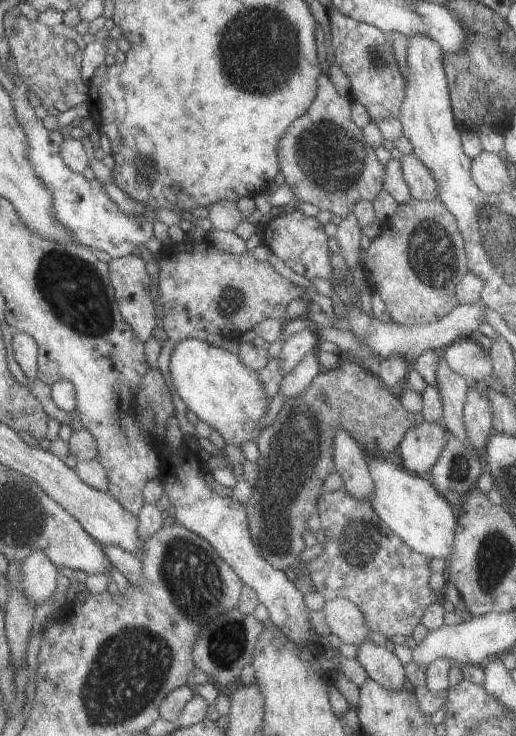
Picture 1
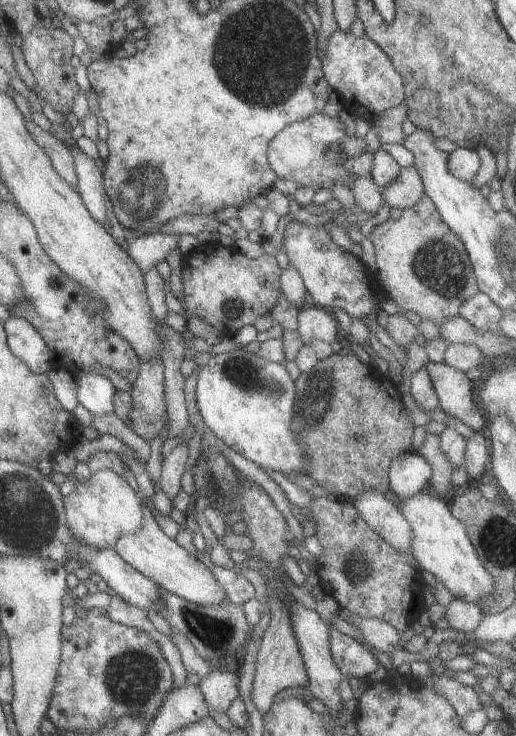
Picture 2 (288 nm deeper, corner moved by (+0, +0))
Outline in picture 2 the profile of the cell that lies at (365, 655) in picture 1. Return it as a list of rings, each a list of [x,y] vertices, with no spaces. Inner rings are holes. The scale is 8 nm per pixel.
[[[335,628],[329,632],[329,652],[341,676],[349,674],[355,680],[369,680],[379,666],[373,650],[347,634],[339,634]]]

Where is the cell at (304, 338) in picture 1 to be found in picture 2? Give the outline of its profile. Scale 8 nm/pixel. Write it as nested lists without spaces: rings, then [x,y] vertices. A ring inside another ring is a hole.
[[[303,306],[297,314],[297,328],[295,334],[299,336],[301,344],[311,346],[311,342],[325,342],[333,344],[337,340],[339,324],[335,322],[333,314],[329,310],[317,308],[317,306]]]

